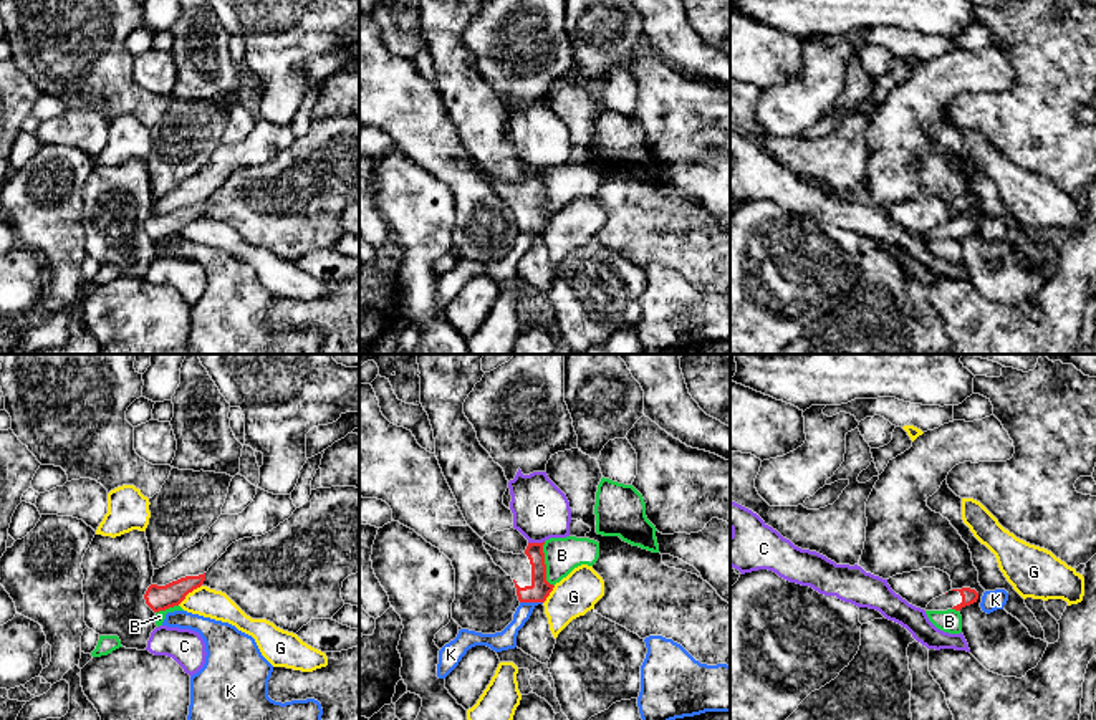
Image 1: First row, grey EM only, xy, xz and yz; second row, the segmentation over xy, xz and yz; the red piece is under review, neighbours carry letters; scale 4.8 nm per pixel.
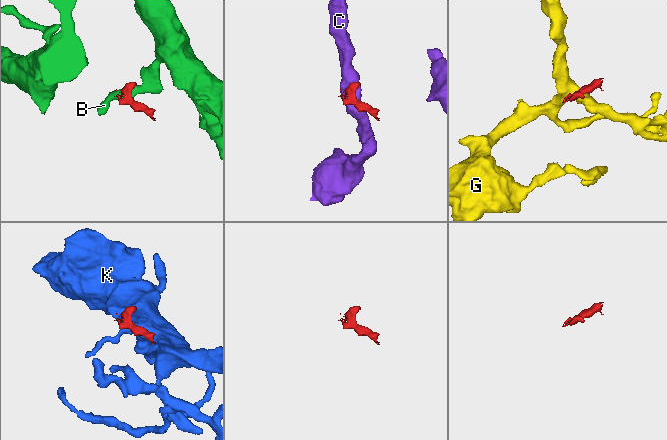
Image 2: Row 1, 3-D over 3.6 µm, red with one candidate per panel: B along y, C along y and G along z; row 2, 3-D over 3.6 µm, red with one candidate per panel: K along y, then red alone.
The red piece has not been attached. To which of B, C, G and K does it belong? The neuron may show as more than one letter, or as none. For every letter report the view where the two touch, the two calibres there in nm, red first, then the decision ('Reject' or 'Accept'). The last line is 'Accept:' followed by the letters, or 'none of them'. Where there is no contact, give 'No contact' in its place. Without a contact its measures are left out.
B: Touches red in xz. Thickness 100 nm (red) against 180 nm. Reject
C: Touches red in xz. Thickness 100 nm (red) against 280 nm. Reject
G: Touches red in xy. Thickness 130 nm (red) against 140 nm. Reject
K: Touches red in xz. Thickness 100 nm (red) against 100 nm. Reject
Accept: none of them

